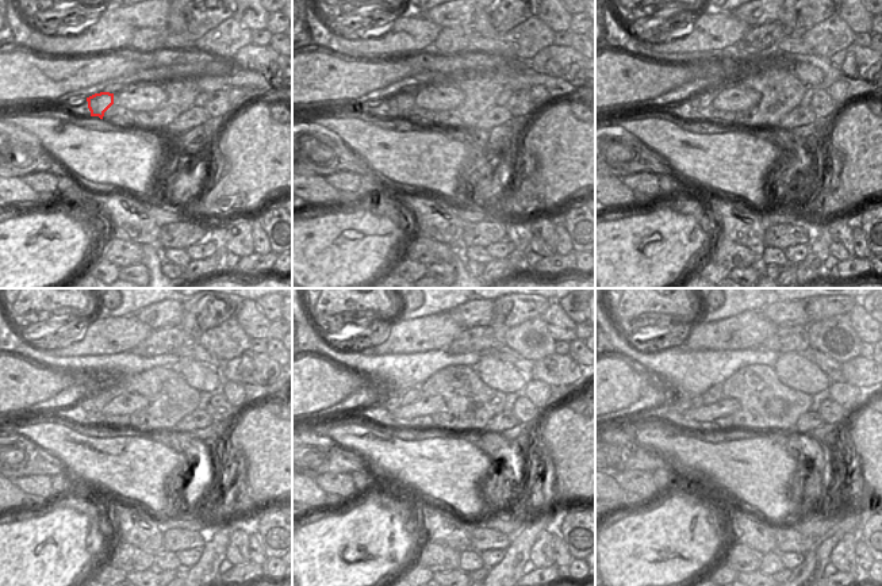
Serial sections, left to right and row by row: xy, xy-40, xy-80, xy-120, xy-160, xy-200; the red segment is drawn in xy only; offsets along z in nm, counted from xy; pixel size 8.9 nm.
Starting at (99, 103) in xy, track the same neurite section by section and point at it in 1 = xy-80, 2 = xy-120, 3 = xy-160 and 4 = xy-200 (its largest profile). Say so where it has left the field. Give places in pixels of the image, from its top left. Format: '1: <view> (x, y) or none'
1: xy-80 (704, 99)
2: xy-120 (94, 403)
3: xy-160 (392, 401)
4: xy-200 (695, 402)

